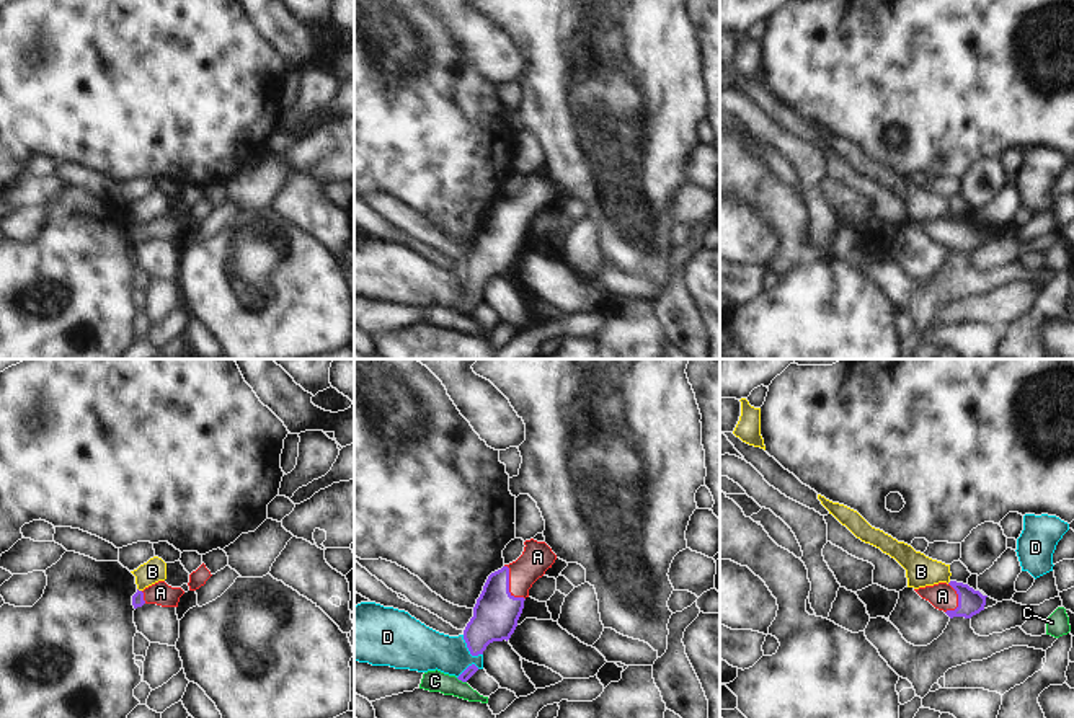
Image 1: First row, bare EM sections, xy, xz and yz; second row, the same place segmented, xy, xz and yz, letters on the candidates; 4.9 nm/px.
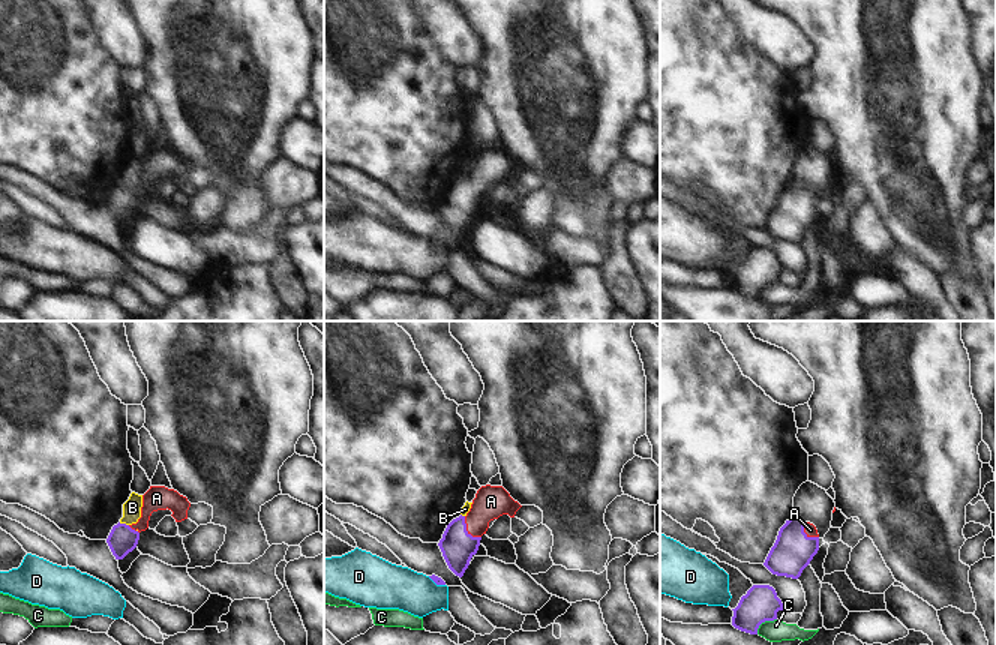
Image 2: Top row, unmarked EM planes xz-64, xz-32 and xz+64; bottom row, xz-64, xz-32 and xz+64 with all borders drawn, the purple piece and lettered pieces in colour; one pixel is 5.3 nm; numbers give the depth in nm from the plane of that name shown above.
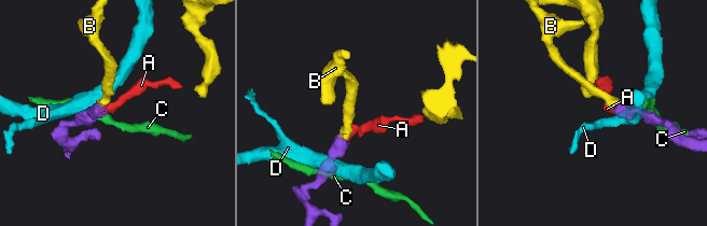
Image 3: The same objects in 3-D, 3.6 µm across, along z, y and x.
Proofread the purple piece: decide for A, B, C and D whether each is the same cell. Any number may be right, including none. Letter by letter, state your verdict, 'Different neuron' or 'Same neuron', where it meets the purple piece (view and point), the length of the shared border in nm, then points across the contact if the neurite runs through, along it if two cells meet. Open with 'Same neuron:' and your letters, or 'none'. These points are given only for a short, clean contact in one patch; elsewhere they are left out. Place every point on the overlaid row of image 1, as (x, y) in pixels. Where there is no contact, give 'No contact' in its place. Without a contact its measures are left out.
Same neuron: A
A: Same neuron. Touches purple at xz (508, 586). Shared border 200 nm. Path across: xz (495, 617), (508, 586), (537, 557)
B: Different neuron. Touches purple at xy (137, 589). Shared border 30 nm. Boundary: xy (137, 588), (141, 591)
C: Different neuron. Touches purple at xz (461, 679). Shared border 60 nm. Boundary: xz (456, 678), (465, 682)
D: Different neuron. Touches purple at xz (469, 650). Shared border 140 nm. Boundary: xz (462, 635), (467, 650), (472, 655), (482, 655).

